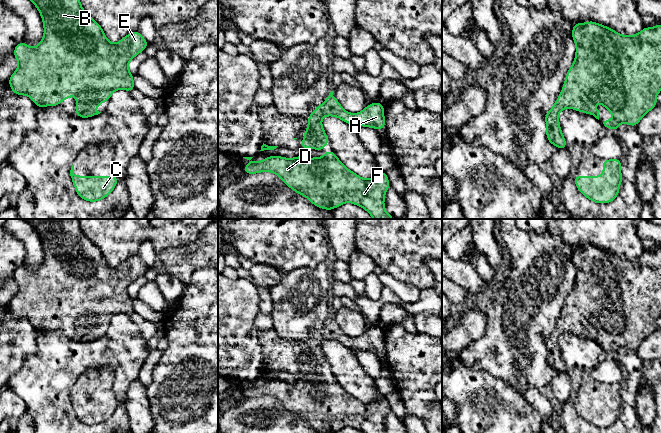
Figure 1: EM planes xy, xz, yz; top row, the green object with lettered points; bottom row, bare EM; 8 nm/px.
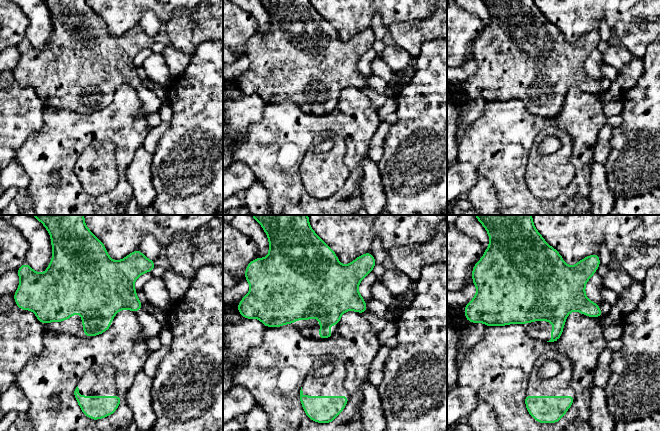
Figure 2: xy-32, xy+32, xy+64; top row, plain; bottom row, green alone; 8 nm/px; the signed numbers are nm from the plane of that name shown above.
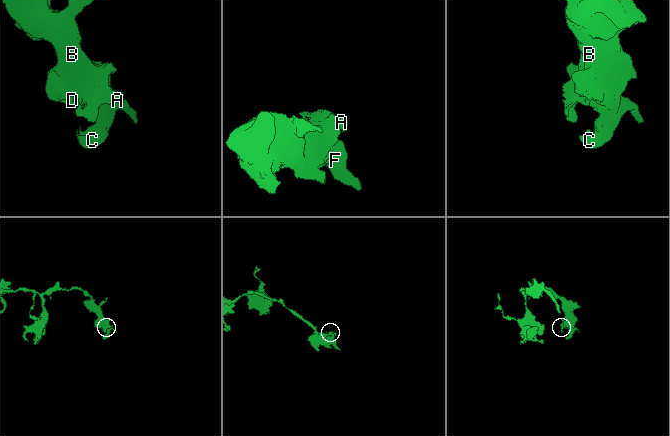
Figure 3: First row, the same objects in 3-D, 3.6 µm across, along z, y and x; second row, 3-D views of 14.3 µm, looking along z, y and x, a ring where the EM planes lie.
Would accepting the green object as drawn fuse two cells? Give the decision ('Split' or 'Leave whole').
Leave whole

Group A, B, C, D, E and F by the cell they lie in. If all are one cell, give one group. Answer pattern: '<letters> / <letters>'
A B C D E F

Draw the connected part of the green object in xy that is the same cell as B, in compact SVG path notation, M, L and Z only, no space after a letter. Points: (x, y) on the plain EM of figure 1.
M24 219L31 224L41 238L44 249L42 265L34 272L20 266L13 278L18 285L17 294L11 299L9 309L16 319L27 319L39 331L57 330L63 324L76 320L76 339L81 342L93 341L101 336L94 335L102 326L109 325L115 314L132 315L133 299L128 287L148 270L148 266L138 255L133 255L118 267L111 267L105 260L101 250L82 232L79 219Z

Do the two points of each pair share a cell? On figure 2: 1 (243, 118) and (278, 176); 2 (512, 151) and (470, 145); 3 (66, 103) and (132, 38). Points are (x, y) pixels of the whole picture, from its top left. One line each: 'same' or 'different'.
1: different
2: same
3: same

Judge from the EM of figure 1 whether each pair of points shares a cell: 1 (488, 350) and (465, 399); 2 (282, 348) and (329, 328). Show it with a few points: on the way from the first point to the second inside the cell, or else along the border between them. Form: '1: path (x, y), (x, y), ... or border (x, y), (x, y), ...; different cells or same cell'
1: border (458, 359), (465, 365), (484, 368), (501, 378); different cells
2: path (294, 348), (307, 348), (317, 339); same cell

